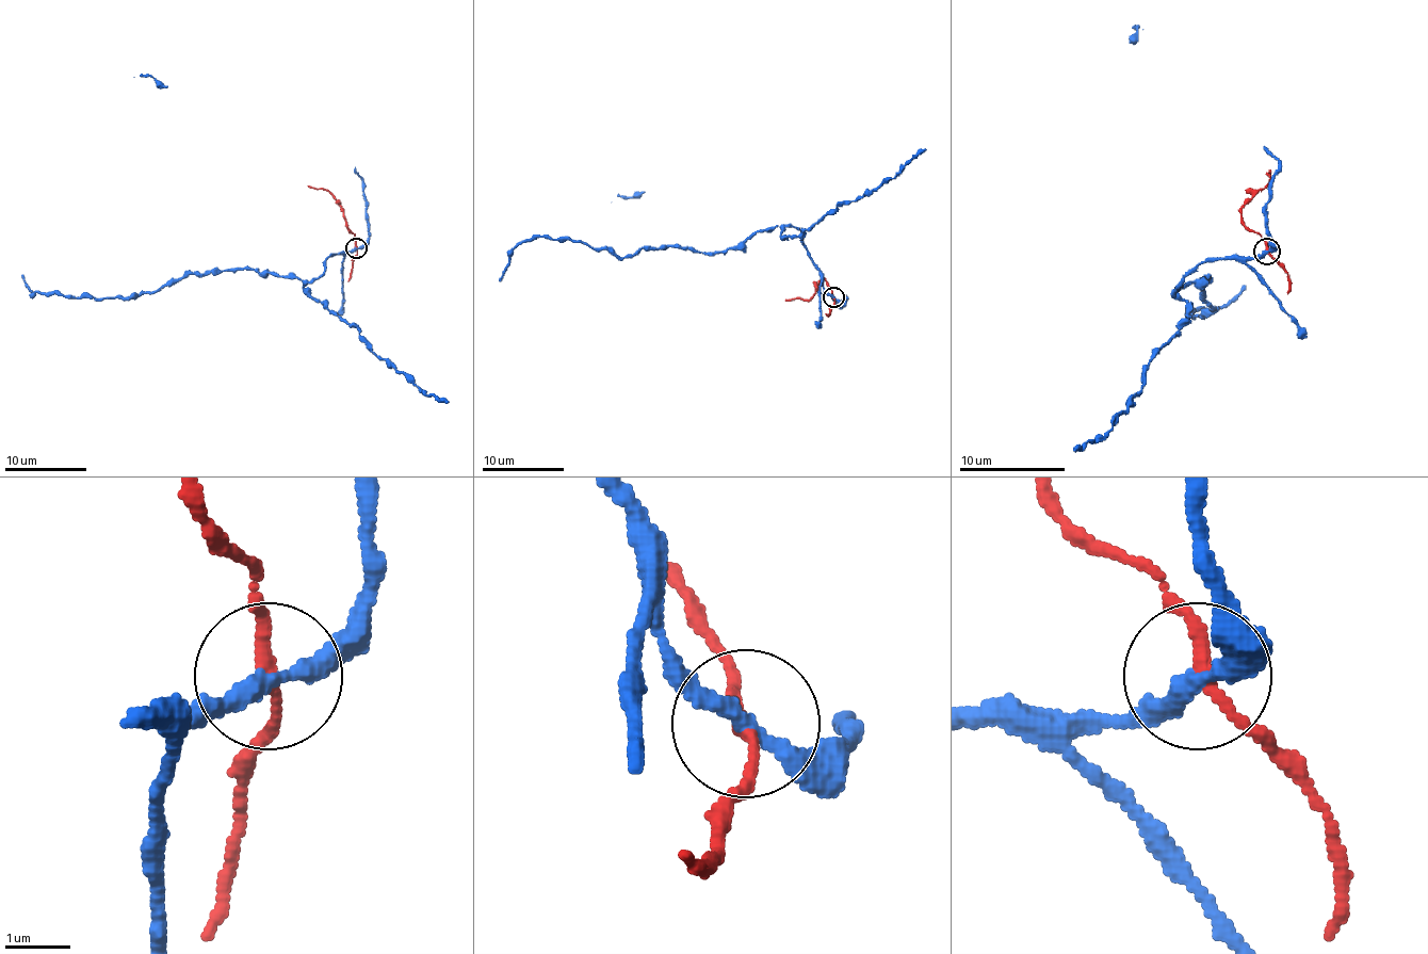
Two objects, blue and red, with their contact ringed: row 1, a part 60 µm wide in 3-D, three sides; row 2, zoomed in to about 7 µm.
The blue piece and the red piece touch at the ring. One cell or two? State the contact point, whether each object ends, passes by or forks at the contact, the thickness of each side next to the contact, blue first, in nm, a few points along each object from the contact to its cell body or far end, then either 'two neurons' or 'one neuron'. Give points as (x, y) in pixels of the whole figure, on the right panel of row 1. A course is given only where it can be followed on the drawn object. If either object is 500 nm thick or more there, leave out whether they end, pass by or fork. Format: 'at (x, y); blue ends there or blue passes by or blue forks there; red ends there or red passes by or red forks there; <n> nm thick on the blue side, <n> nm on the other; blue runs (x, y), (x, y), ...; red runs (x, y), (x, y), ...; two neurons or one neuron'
at (1266, 251); blue passes by; red passes by; 260 nm thick on the blue side, 190 nm on the other; blue runs (1267, 251), (1209, 258), (1174, 293), (1209, 279), (1214, 309), (1195, 317), (1246, 285); red runs (1267, 251), (1264, 240), (1243, 224), (1240, 210), (1269, 181), (1269, 171); two neurons

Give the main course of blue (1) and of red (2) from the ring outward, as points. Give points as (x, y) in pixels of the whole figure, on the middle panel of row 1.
1: (833, 297), (786, 226), (724, 253), (627, 257), (533, 237), (500, 281)
2: (833, 297), (822, 277), (820, 288), (807, 300), (784, 300)

